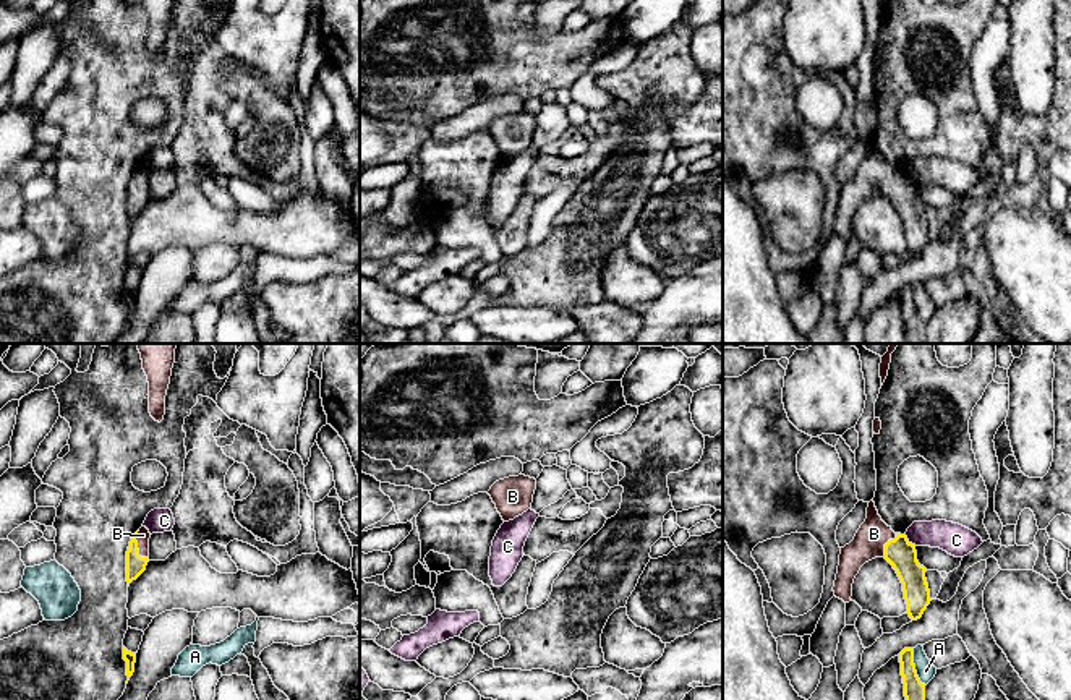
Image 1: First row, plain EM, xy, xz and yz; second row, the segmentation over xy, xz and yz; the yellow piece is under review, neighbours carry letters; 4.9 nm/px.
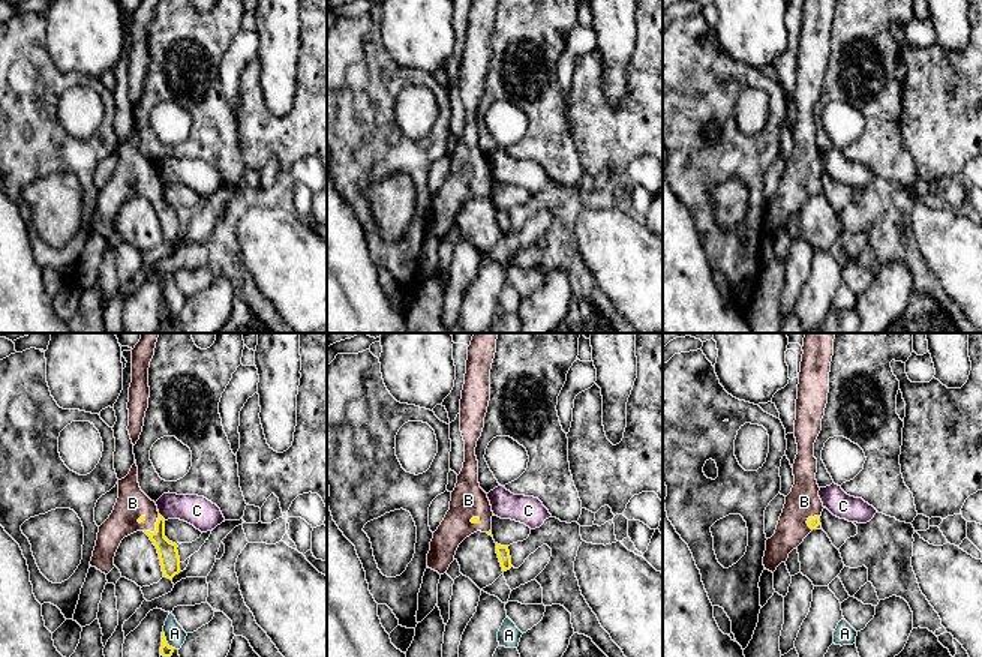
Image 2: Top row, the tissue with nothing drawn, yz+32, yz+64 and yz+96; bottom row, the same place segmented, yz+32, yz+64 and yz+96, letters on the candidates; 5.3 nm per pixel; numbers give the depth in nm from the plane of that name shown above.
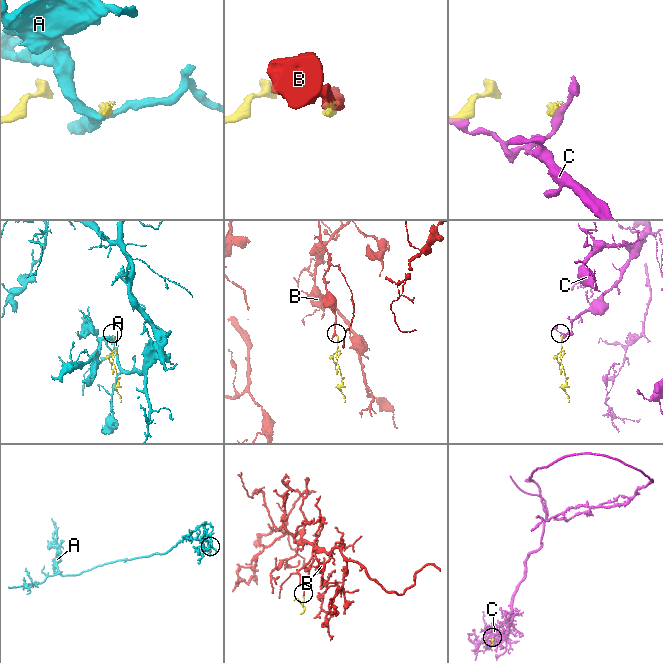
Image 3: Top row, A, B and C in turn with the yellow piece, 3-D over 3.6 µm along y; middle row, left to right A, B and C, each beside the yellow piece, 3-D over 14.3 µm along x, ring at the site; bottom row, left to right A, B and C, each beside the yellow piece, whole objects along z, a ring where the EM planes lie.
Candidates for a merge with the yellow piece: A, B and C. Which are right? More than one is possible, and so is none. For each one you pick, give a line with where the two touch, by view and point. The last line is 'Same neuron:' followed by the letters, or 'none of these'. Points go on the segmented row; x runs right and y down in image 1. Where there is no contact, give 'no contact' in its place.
B: xy (136, 546)
Same neuron: B

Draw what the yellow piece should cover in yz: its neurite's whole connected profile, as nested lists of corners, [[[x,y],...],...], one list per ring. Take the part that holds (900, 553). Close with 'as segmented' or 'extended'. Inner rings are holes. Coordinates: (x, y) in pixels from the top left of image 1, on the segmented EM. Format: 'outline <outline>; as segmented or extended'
outline [[[872,499],[867,507],[865,522],[857,530],[854,540],[841,548],[833,587],[834,596],[849,603],[856,575],[865,562],[875,557],[885,557],[893,566],[902,583],[907,604],[906,612],[912,621],[920,619],[932,601],[925,578],[927,569],[917,561],[915,544],[906,535],[894,533],[881,520]]]; extended

